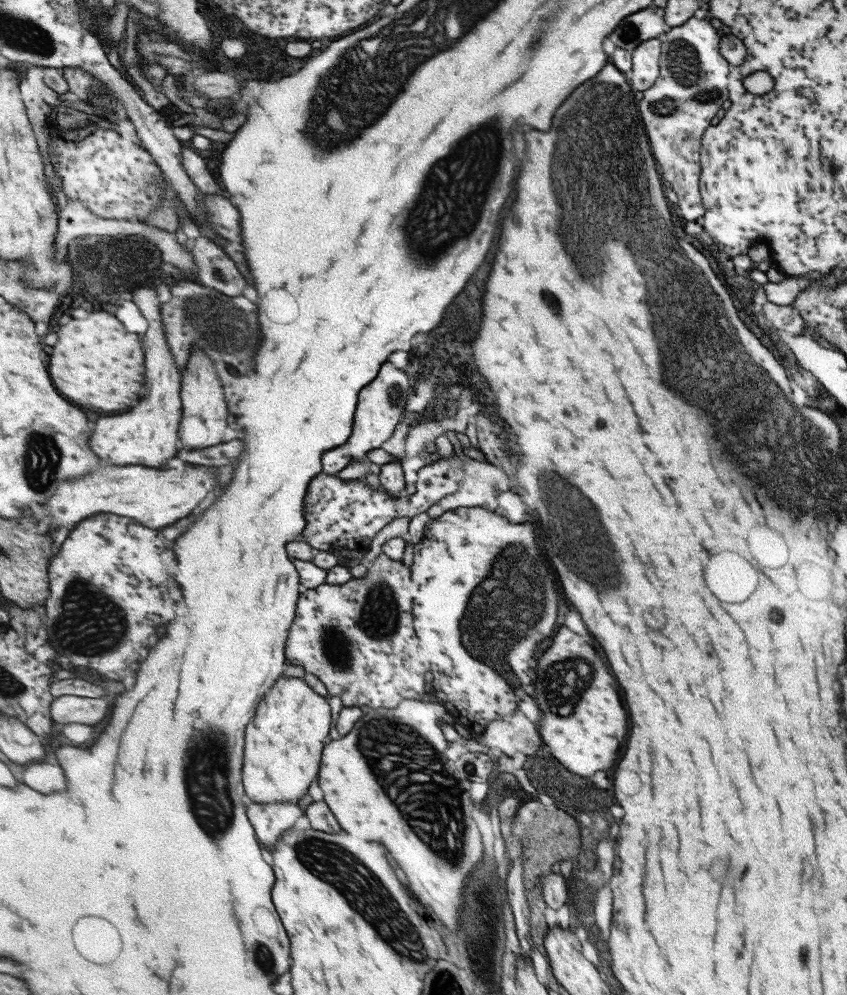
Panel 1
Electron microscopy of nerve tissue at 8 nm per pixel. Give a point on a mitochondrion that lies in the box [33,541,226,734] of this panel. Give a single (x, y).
(89, 623)

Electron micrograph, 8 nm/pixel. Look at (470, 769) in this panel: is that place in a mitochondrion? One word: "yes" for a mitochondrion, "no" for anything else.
yes

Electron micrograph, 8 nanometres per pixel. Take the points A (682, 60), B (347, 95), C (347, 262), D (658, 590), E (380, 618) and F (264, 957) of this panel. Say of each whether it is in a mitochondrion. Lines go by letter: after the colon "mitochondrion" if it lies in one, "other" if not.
A: mitochondrion
B: mitochondrion
C: other
D: other
E: mitochondrion
F: mitochondrion

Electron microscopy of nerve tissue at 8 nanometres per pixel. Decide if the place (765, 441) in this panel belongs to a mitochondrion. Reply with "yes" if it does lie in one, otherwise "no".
yes

